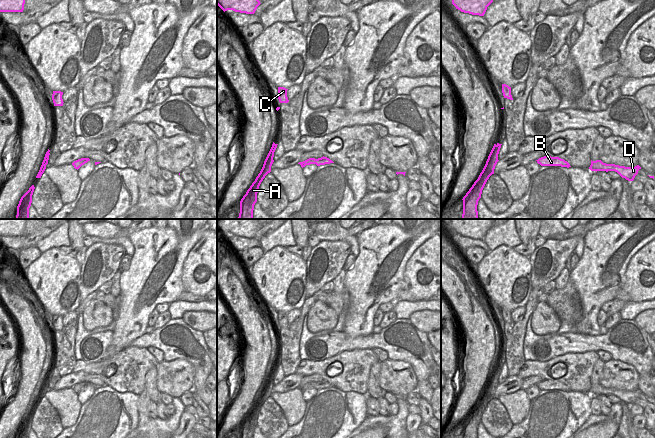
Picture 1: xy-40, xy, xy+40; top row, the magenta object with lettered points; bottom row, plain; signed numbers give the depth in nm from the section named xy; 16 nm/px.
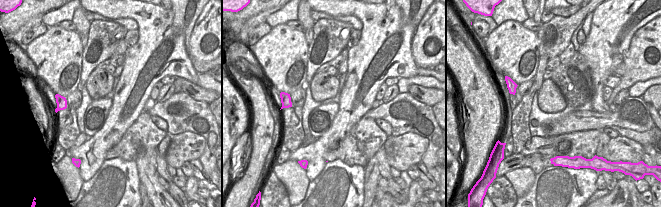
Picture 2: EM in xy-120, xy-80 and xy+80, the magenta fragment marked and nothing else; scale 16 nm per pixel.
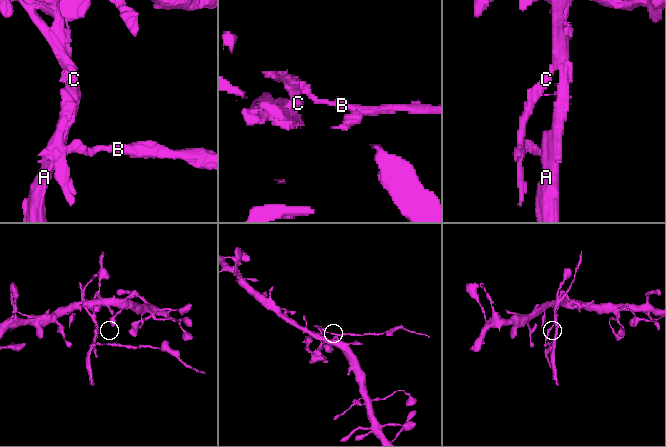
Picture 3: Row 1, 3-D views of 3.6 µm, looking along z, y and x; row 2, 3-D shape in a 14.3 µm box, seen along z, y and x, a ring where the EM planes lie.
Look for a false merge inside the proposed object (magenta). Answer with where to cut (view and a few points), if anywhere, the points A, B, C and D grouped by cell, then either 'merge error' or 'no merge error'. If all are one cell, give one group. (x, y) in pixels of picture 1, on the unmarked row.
cut in xy along (316, 383), (314, 387); A C / B D; merge error

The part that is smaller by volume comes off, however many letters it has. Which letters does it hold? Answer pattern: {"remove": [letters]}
{"remove": ["B", "D"]}

